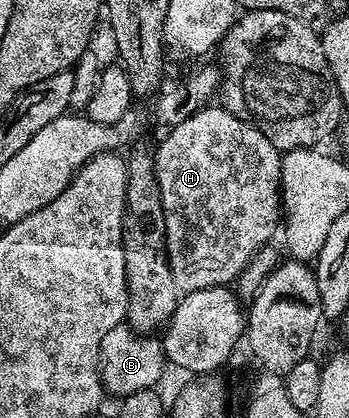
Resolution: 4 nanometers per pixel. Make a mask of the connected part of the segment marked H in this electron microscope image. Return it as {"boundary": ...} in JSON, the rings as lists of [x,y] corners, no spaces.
{"boundary":[[[207,106],[191,113],[186,119],[174,125],[170,132],[154,149],[155,176],[158,178],[158,188],[161,190],[162,208],[166,214],[167,232],[167,257],[170,262],[170,270],[173,272],[174,281],[177,282],[180,291],[184,293],[196,292],[199,289],[209,289],[230,285],[237,279],[248,264],[254,253],[266,245],[275,230],[278,229],[281,218],[281,187],[280,162],[282,155],[255,126],[243,119],[237,118],[232,112],[222,106],[211,108]]]}

